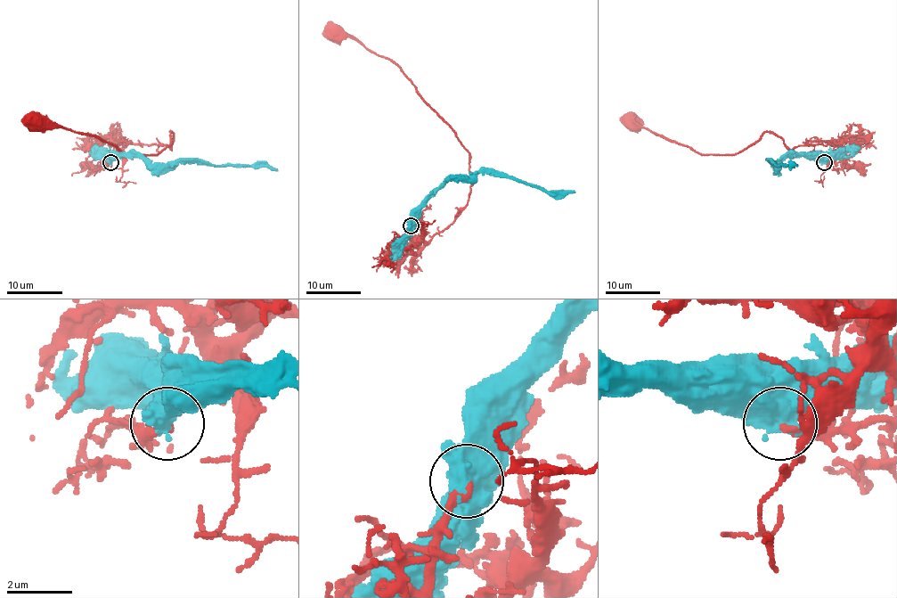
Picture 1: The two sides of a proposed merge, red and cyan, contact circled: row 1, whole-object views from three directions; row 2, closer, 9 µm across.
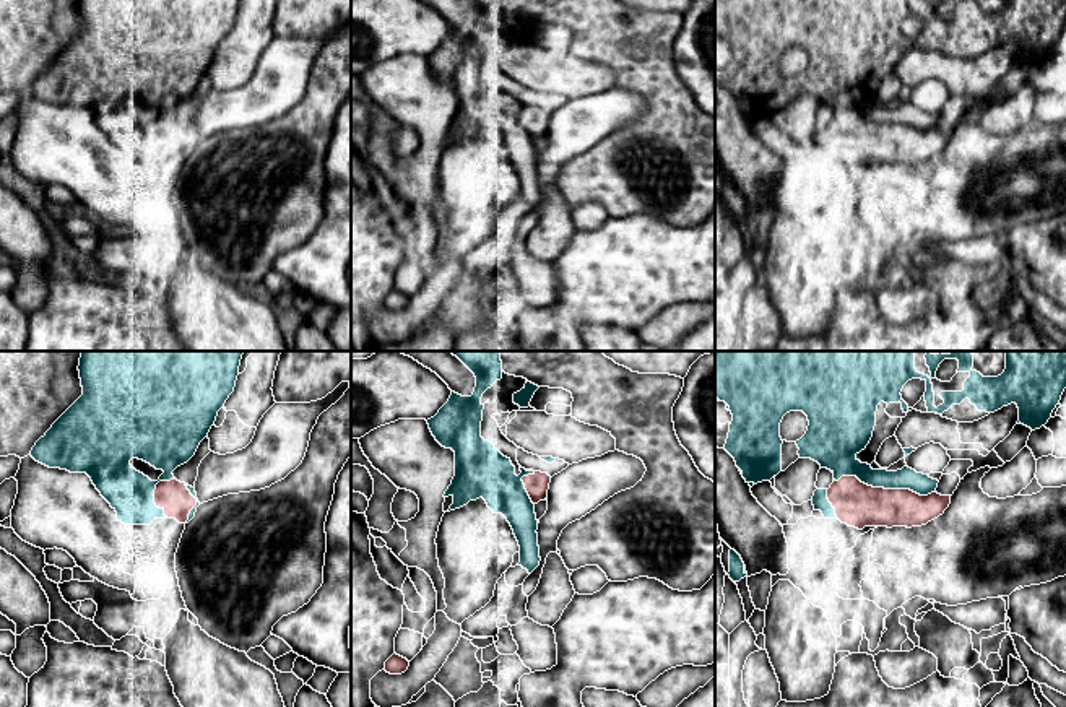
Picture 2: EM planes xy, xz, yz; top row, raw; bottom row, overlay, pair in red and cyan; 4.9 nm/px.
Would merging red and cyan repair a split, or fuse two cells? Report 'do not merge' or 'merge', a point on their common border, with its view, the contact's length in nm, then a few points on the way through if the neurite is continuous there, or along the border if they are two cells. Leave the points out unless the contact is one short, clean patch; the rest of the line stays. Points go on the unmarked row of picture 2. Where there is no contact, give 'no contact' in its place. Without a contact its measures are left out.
do not merge | yz (883, 124) | 500 nm

